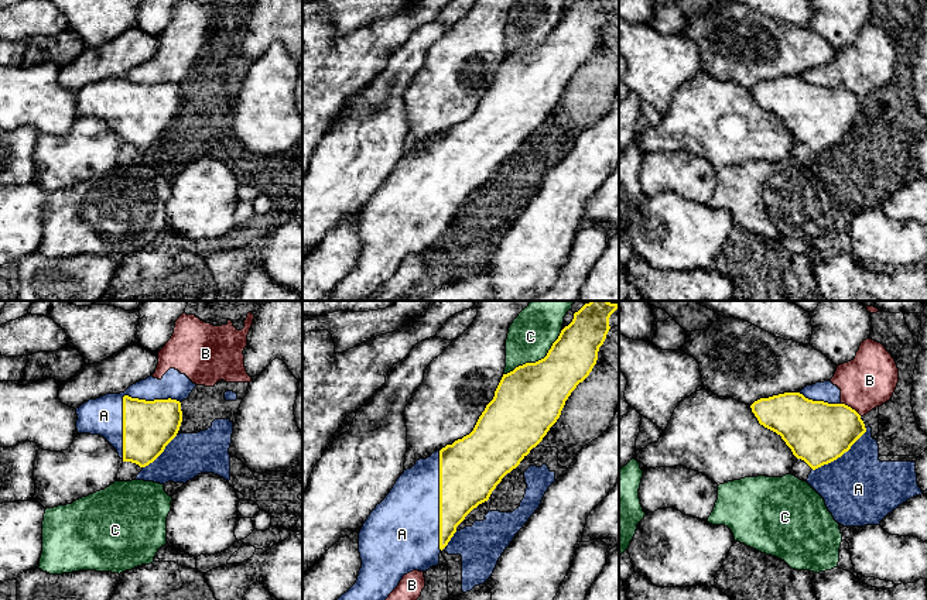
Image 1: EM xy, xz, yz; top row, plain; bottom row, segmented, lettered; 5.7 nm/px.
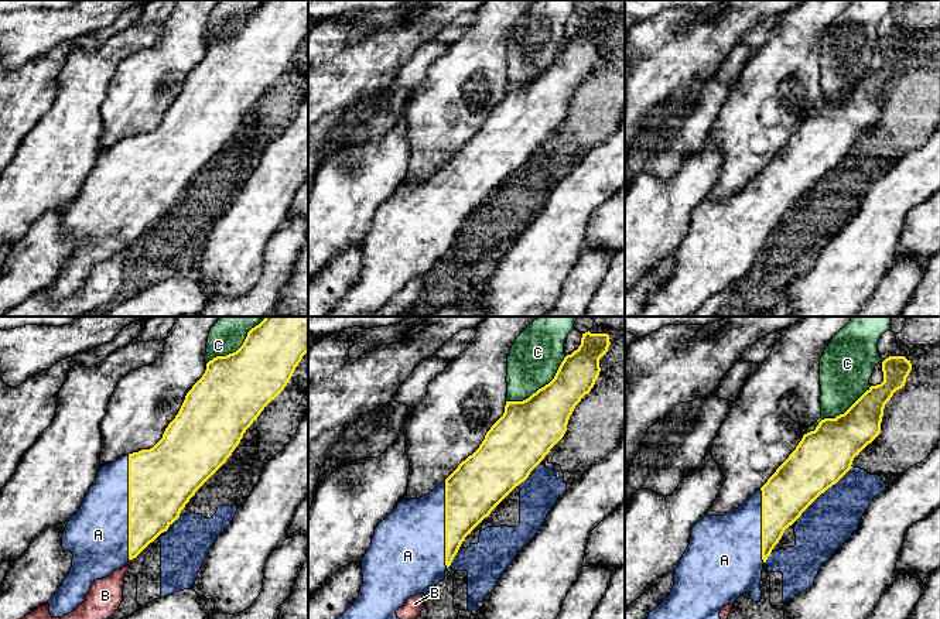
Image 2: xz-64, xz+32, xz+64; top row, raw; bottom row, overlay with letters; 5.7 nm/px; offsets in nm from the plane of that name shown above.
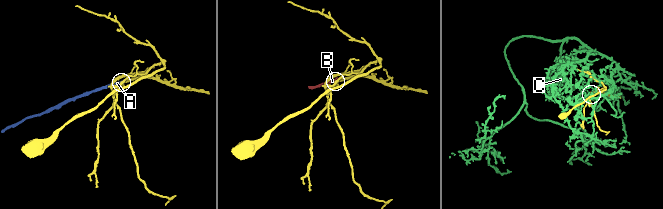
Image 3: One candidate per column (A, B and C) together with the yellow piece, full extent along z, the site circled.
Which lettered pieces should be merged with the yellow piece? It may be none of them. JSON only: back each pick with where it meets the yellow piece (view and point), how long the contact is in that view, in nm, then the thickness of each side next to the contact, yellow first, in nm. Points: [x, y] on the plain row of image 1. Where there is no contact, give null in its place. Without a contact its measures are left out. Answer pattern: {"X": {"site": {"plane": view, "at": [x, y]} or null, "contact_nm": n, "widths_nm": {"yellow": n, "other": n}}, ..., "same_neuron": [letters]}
{"A": {"site": {"plane": "xy", "at": [123, 84]}, "contact_nm": 460, "widths_nm": {"yellow": 300, "other": 220}}, "same_neuron": ["A"]}

